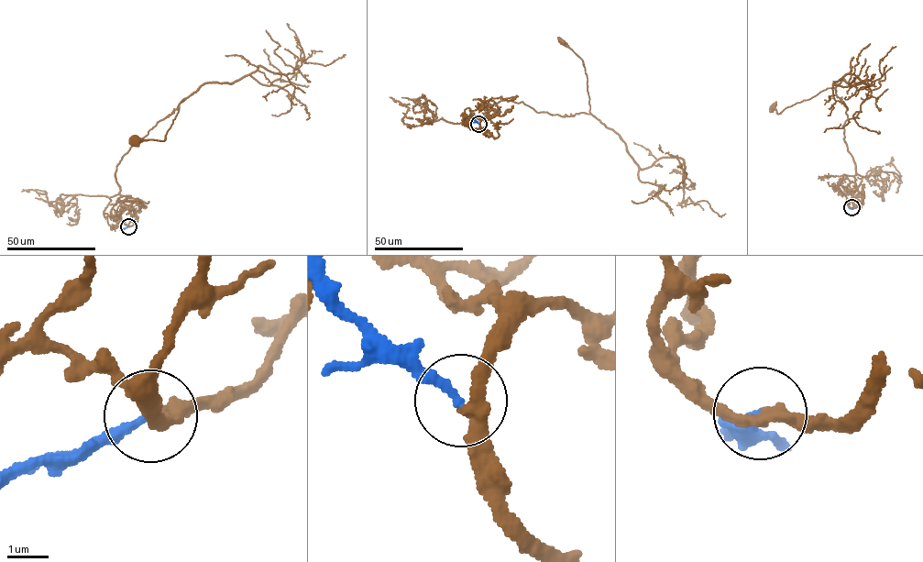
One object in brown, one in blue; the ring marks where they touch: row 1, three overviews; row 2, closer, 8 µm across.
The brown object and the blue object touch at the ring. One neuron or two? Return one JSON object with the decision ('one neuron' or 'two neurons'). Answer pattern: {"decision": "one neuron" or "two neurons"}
{"decision": "one neuron"}

